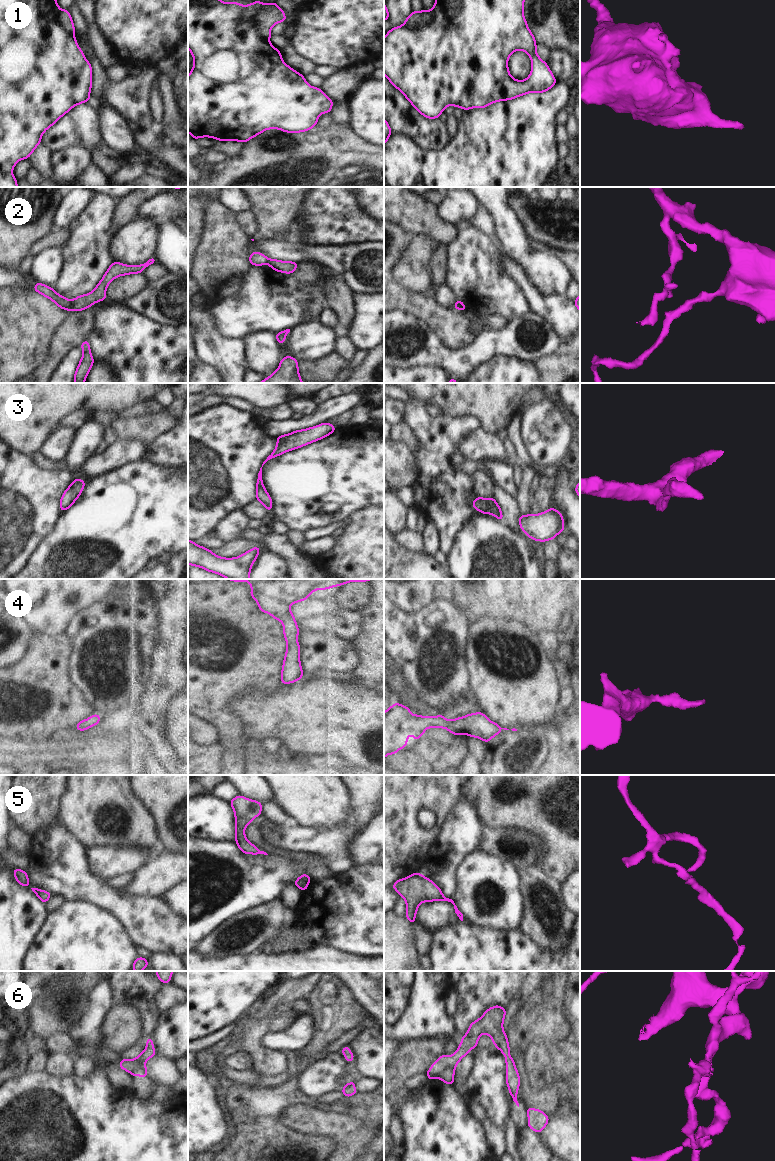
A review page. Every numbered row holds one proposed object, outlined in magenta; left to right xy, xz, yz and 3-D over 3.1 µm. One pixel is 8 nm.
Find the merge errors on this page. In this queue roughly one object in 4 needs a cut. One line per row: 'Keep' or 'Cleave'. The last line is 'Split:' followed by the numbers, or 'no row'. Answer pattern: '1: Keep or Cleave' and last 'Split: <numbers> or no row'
1: Cleave
2: Cleave
3: Keep
4: Keep
5: Keep
6: Keep
Split: 1, 2.

